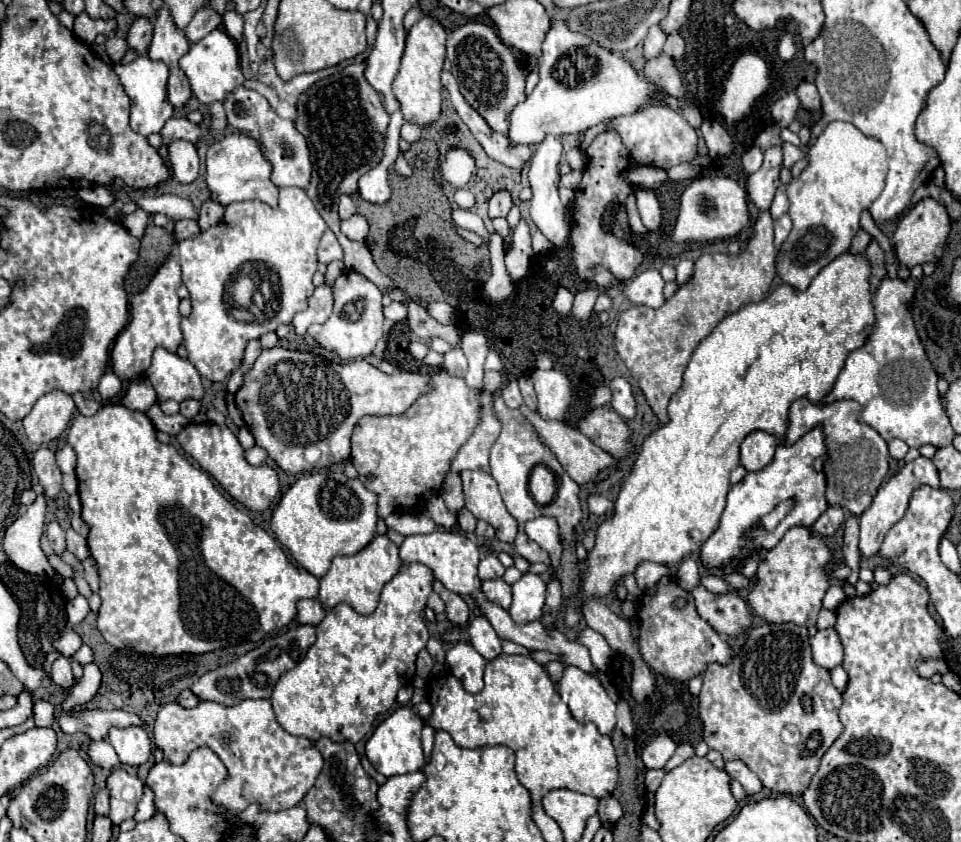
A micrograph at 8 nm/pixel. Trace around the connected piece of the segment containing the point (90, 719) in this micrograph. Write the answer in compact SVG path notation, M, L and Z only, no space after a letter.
M94 709L94 711L72 711L72 713L60 713L60 729L64 733L73 734L76 731L82 731L86 735L90 735L94 741L102 741L108 737L108 731L112 727L142 727L144 721L128 711L122 709L114 709L114 711L102 711L102 709Z

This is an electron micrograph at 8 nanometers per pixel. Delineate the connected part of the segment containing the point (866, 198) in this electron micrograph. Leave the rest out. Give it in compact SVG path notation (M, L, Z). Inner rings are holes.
M832 121L812 145L802 145L802 151L806 153L808 167L786 185L786 195L790 199L790 217L794 227L776 259L778 275L784 283L796 289L806 289L812 277L816 277L816 273L824 265L828 265L828 261L836 259L840 253L850 249L850 243L856 231L860 229L860 215L882 193L888 173L888 157L884 145L878 139L864 135L860 129L846 121Z

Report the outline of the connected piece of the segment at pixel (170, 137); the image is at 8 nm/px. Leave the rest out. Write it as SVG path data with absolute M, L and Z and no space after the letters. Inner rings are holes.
M206 113L200 123L192 123L186 117L172 117L160 133L164 137L164 145L168 145L176 139L186 139L186 141L198 143L202 137L206 137L210 133L210 129L212 129L212 117L210 117L210 113Z

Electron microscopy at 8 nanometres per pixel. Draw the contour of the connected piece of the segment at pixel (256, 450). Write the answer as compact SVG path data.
M258 445L246 451L246 461L248 461L250 465L254 465L254 467L260 467L260 465L264 465L266 457L268 457L268 455L266 455L266 453L264 453L264 449L260 449Z

